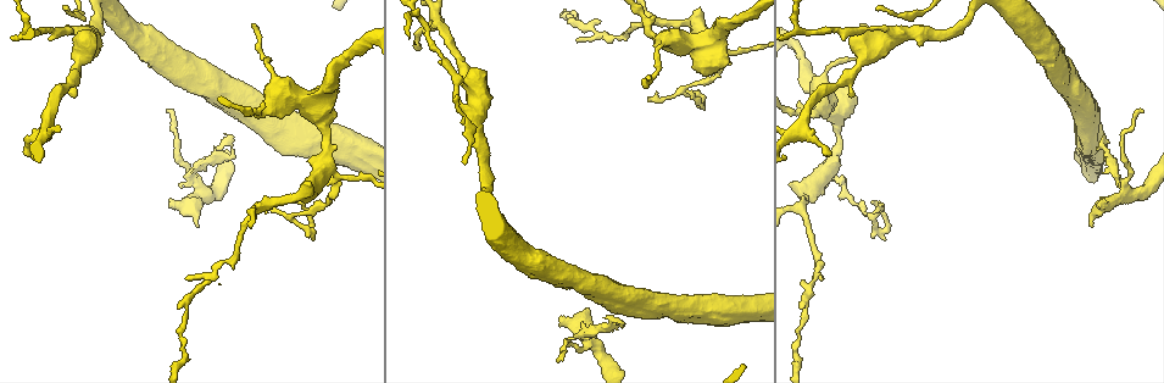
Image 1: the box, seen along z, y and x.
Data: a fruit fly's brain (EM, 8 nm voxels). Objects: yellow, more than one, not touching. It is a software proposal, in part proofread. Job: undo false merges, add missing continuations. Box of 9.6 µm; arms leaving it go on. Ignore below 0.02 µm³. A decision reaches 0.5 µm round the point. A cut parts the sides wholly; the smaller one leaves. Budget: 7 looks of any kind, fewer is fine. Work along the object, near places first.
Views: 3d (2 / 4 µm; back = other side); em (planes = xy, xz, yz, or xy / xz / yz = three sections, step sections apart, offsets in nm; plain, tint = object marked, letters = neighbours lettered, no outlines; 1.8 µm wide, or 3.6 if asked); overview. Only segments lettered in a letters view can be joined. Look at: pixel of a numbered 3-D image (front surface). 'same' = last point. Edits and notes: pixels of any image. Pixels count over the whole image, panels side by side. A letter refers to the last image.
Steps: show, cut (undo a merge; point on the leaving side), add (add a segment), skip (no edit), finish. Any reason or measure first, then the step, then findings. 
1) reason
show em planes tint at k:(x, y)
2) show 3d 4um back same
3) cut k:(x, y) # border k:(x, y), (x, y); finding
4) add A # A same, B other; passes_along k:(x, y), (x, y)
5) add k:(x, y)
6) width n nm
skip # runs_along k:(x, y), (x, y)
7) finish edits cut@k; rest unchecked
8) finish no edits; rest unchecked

an open end
show em planes tint at 1:(1091, 226)

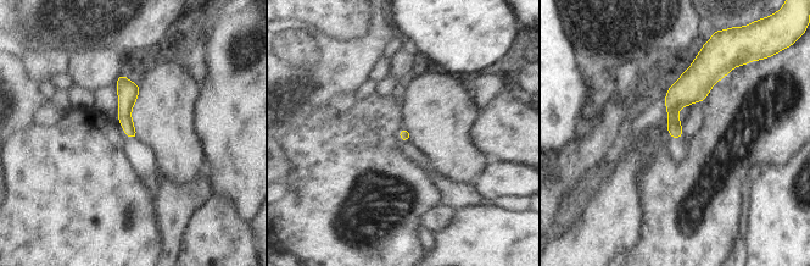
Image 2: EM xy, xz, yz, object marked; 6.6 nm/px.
see the neighbours
show em planes letters same

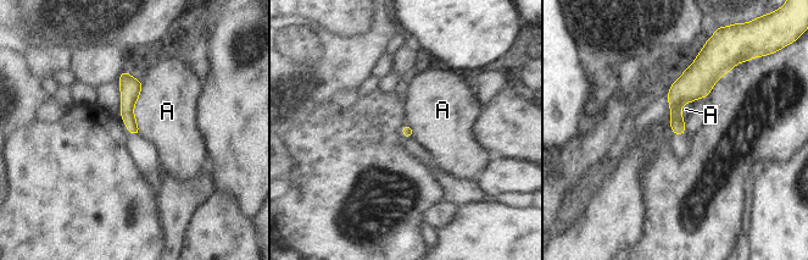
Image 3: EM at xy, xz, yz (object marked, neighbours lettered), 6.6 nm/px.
skip # A other; runs_along 3:(124, 75), (128, 119), (137, 132); no lettered segment goes on from it

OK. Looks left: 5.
sharp bend
show em 3.6um yz step 4 tint at 1:(910, 35)

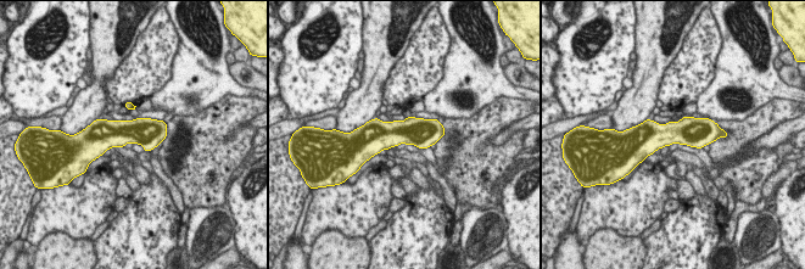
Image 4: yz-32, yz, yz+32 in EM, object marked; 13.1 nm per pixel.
show em 3.6um yz step 4 letters same

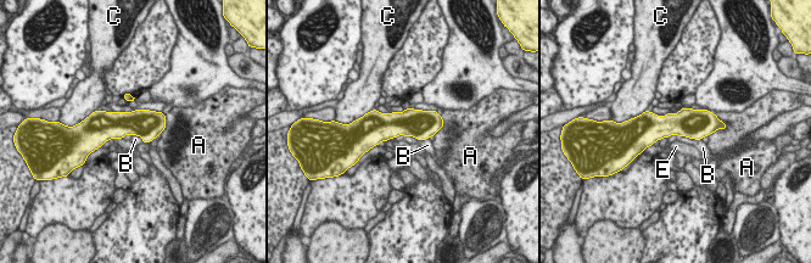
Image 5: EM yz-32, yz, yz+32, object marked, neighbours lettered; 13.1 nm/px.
skip # A other, B other, C other, E other; border 5:(406, 135), (428, 139); all the same cell

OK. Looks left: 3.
show em xy step 4 tint at 1:(417, 48)

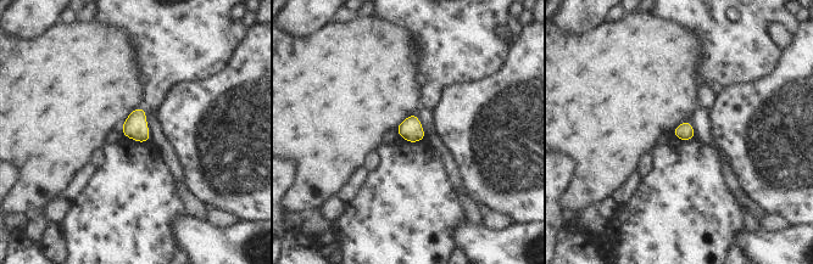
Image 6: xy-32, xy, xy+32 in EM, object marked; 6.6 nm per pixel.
cut it another way
show em planes letters same

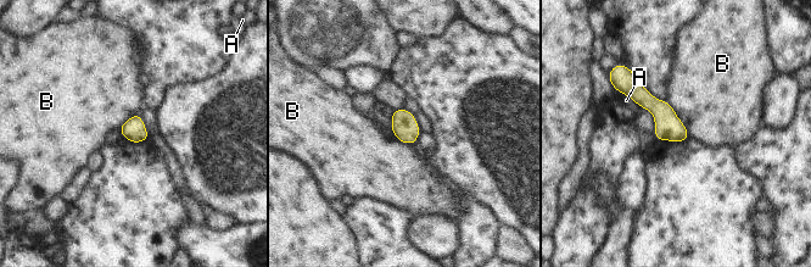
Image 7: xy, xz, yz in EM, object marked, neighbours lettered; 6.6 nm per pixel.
width 150 nm; longest_contact B 280 nm
skip # A other, B other; none of them fits

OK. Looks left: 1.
finish no edits; rest unchecked

